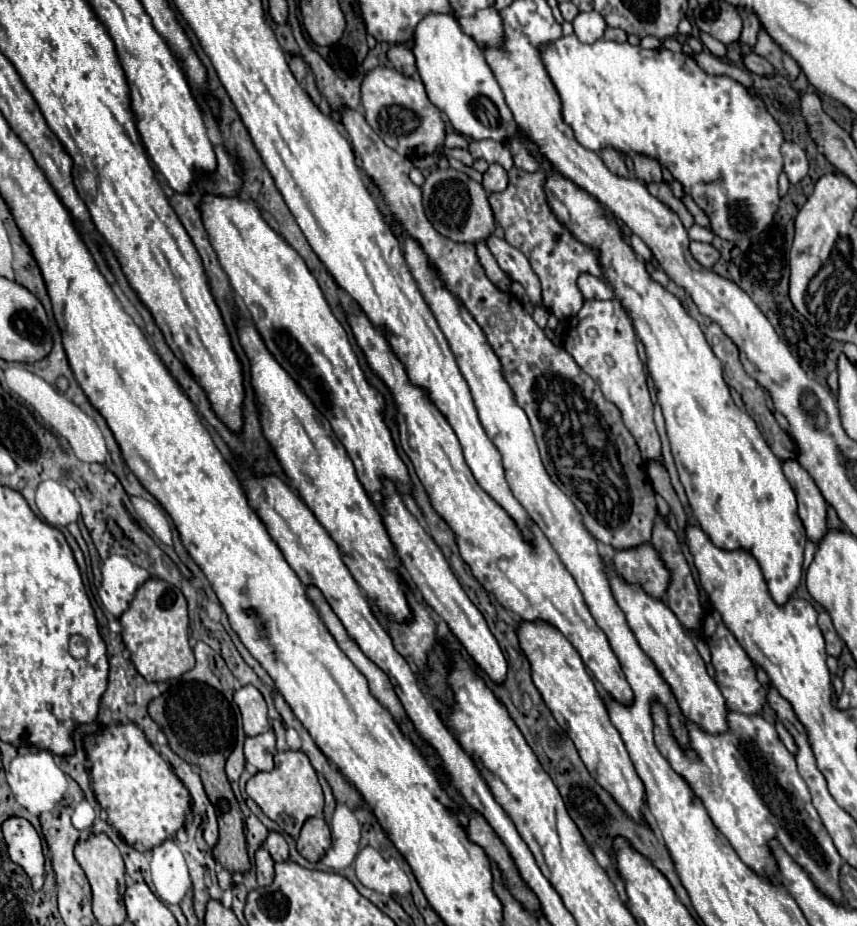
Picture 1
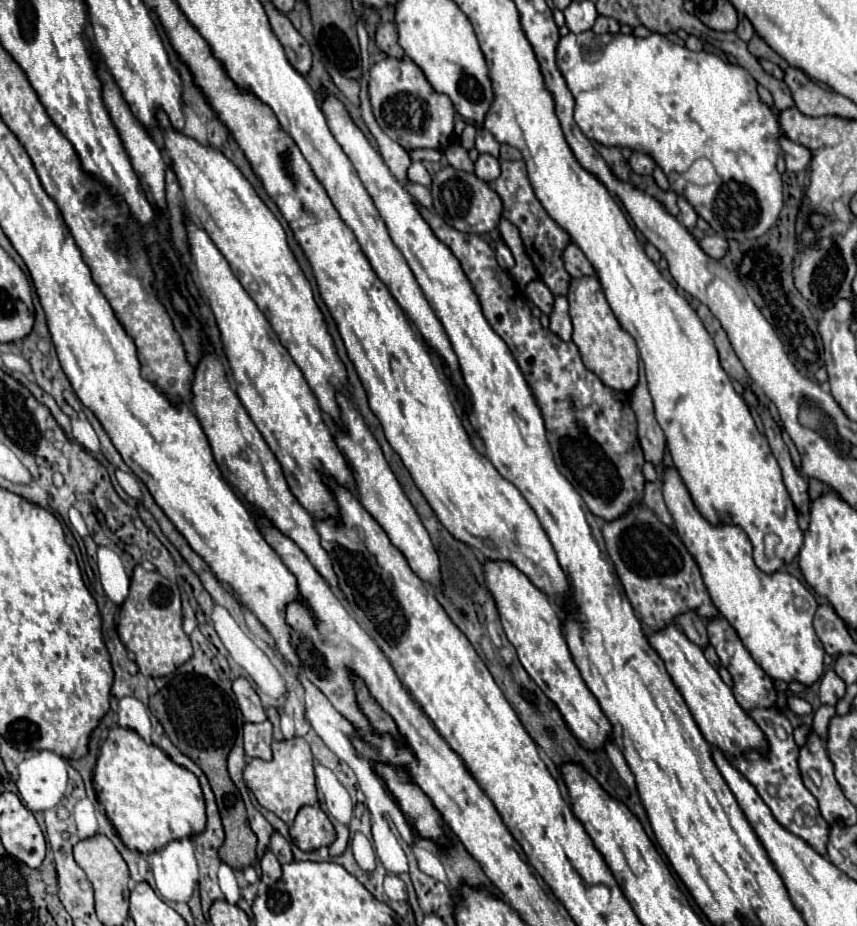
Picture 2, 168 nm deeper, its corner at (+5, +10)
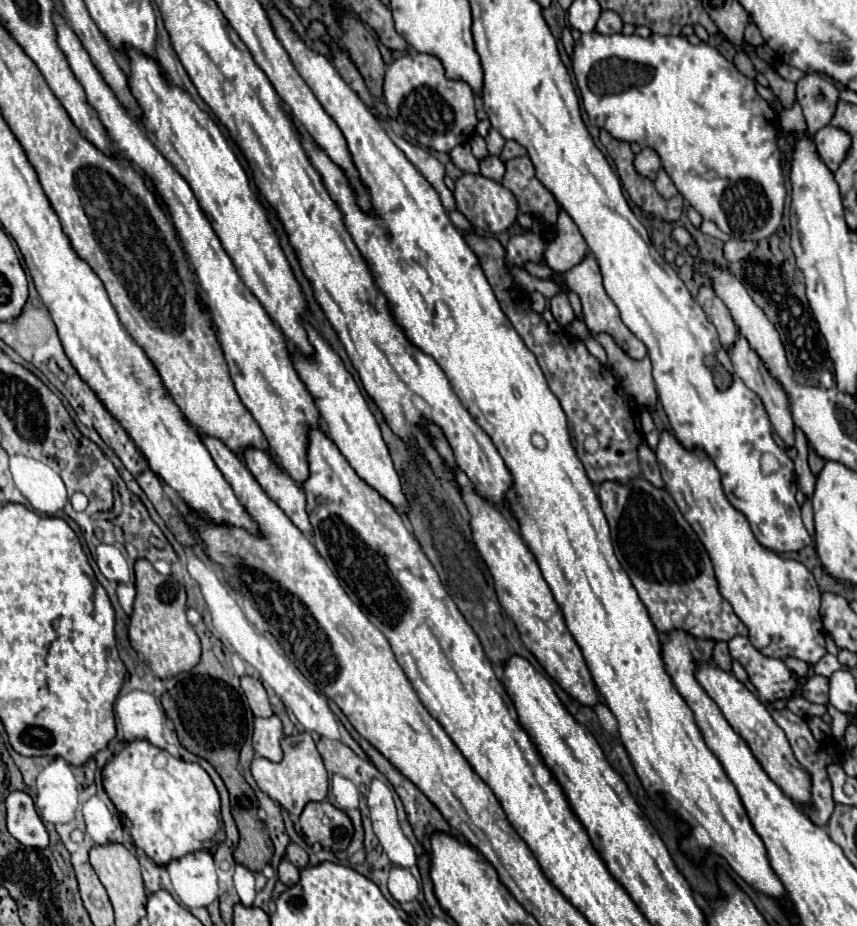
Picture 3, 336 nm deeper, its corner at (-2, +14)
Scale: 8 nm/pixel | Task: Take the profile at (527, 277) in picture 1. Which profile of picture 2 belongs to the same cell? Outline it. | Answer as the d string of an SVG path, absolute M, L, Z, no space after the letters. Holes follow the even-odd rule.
M533 279L527 287L525 287L525 295L527 295L527 299L531 299L543 313L551 313L551 307L553 307L553 295L551 295L551 291L547 289L547 285L543 283L543 281L539 281L539 279Z

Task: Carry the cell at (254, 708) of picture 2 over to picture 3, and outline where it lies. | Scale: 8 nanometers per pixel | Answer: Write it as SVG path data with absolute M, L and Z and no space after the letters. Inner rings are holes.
M240 677L240 683L242 683L242 689L244 689L246 697L248 697L252 713L256 717L270 717L272 707L270 707L270 701L268 701L264 685L254 677Z

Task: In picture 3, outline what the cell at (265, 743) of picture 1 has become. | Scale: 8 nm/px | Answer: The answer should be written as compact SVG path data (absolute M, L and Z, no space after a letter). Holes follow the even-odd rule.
M272 715L268 719L256 719L254 721L254 751L256 755L262 755L270 761L282 761L282 721Z

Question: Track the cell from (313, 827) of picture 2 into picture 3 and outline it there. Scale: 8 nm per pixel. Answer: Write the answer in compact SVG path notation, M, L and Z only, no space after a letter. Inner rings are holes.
M328 799L320 803L308 803L298 819L298 825L308 845L320 843L324 849L334 853L346 851L354 835L350 817L342 809L334 807Z

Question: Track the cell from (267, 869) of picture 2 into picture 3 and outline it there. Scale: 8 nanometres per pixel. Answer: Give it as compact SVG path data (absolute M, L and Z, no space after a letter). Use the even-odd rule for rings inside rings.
M282 861L280 863L280 867L278 867L278 879L284 883L284 885L288 885L288 887L292 887L292 885L296 885L296 881L300 879L300 871L290 863L290 861Z

